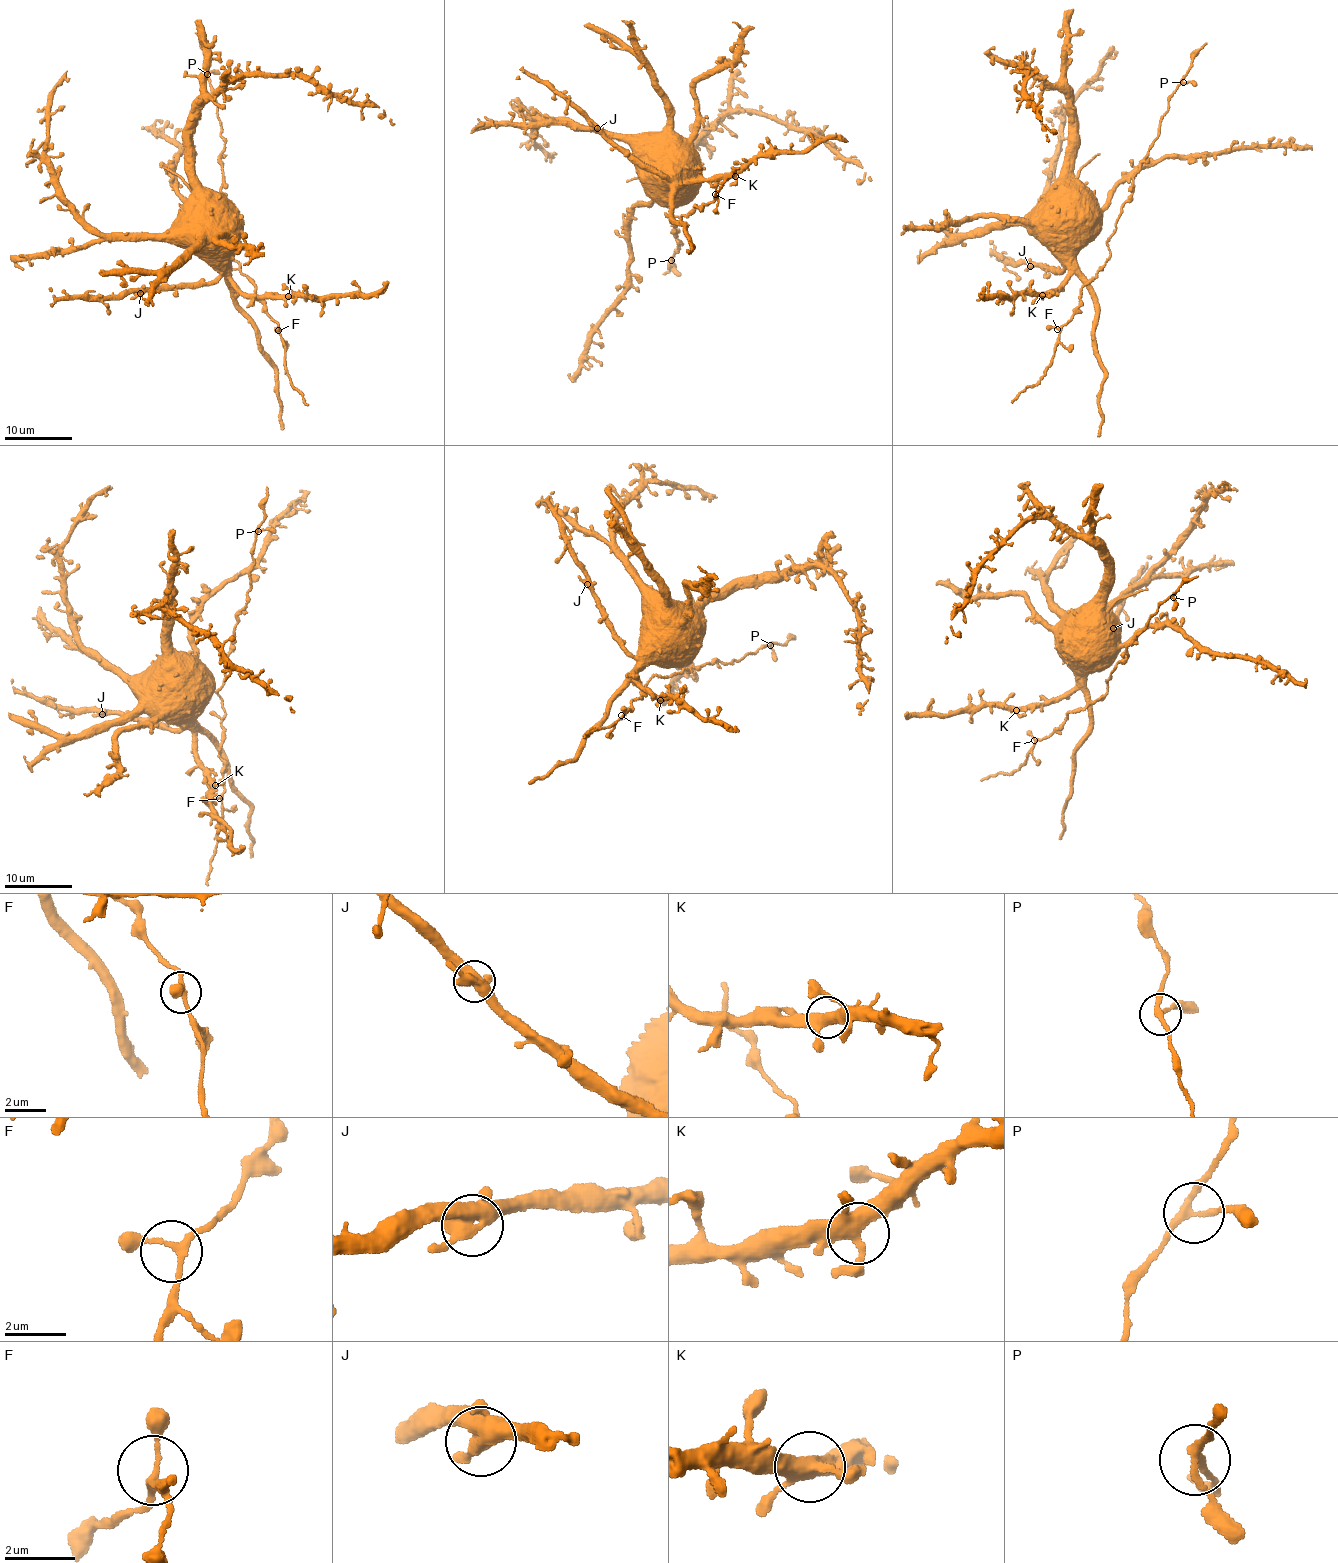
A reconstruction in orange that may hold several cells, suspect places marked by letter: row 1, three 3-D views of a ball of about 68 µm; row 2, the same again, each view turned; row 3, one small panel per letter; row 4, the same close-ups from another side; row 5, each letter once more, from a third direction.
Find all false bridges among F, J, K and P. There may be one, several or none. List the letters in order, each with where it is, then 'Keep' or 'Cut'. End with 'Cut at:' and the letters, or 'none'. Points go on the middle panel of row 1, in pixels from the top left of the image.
F: Place: (715, 194). Keep
J: Place: (597, 128). Keep
K: Place: (735, 176). Keep
P: Place: (671, 260). Keep
Cut at: none

